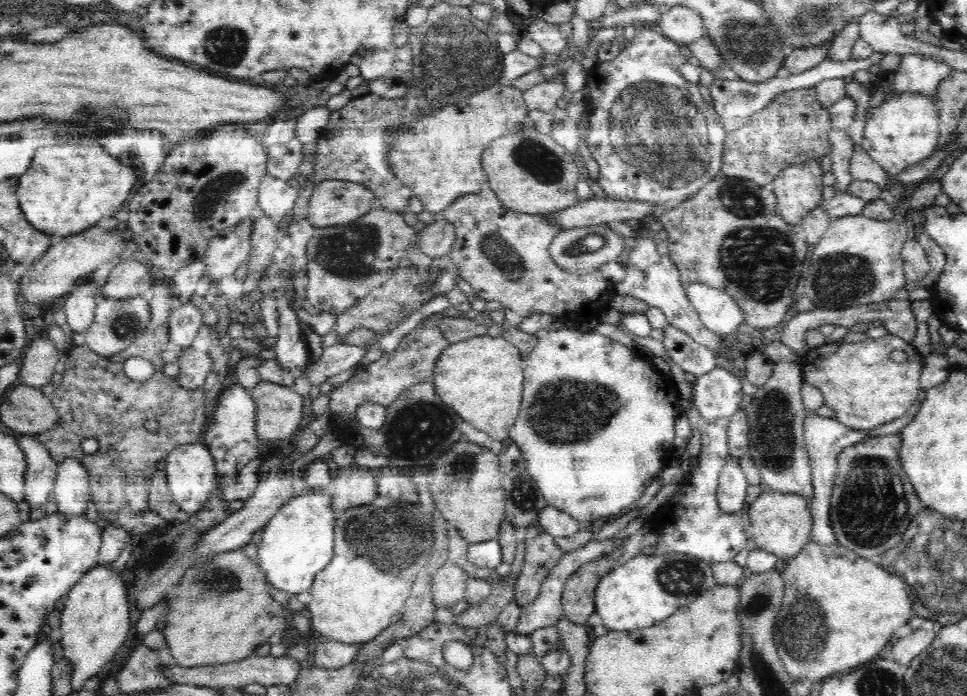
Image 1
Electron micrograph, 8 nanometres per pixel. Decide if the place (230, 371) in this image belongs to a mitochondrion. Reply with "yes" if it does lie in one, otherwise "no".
no

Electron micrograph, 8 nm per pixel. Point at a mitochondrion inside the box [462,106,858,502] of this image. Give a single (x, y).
(760, 259)

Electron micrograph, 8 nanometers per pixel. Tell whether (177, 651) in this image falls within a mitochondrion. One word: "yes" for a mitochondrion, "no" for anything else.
no

